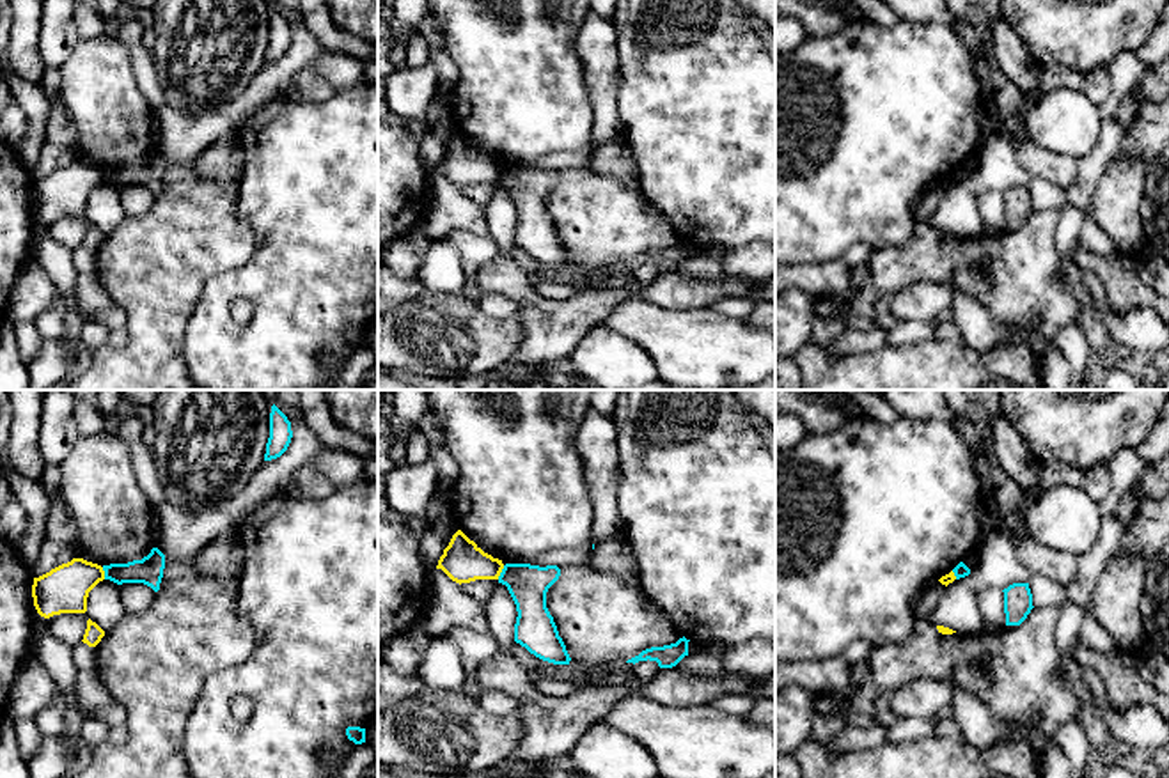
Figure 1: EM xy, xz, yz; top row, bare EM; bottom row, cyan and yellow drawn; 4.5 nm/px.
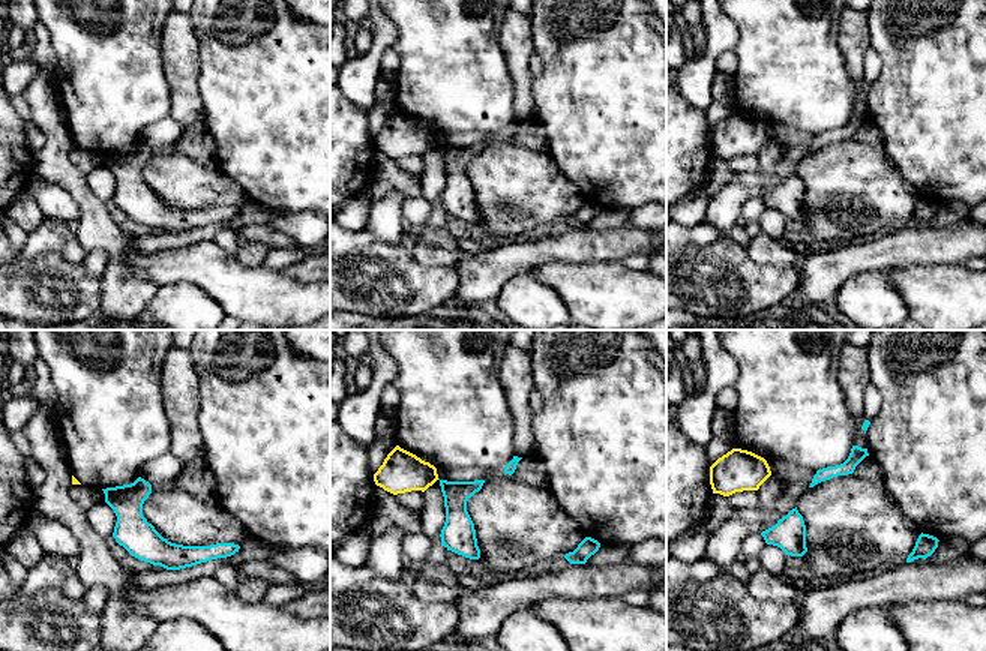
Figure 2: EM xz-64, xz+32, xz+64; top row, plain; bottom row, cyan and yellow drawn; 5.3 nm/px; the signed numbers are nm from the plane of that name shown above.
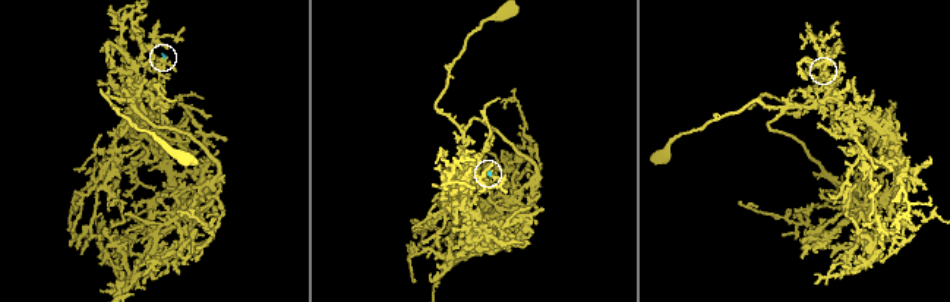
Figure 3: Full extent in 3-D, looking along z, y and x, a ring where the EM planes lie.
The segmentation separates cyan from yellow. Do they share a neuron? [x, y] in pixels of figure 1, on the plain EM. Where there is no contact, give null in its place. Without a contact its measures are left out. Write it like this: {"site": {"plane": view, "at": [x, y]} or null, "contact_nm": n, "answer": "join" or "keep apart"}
{"site": {"plane": "xz", "at": [501, 176]}, "contact_nm": 70, "answer": "keep apart"}

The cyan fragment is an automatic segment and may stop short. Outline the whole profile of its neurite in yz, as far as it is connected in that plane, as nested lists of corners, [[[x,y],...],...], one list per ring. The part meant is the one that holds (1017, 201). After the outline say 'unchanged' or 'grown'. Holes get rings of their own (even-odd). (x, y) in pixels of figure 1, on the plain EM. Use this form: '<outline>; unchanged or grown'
[[[1013,186],[1002,195],[1006,229],[1020,229],[1034,211],[1029,186]]]; unchanged

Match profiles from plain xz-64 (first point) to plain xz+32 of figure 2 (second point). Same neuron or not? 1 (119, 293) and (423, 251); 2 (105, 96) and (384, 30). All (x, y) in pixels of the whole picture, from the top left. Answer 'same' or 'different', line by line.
1: different
2: different

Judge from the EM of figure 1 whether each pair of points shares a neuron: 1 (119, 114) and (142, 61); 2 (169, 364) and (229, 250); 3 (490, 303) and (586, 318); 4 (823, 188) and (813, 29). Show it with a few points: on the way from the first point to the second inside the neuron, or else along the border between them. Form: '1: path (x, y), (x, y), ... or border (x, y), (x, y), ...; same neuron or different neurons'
1: border (119, 39), (128, 52), (135, 84), (153, 110); different neurons
2: path (169, 334), (169, 300), (199, 270); same neuron
3: border (483, 291), (508, 295), (518, 305), (518, 312); different neurons
4: border (850, 20), (832, 34), (808, 38); different neurons

